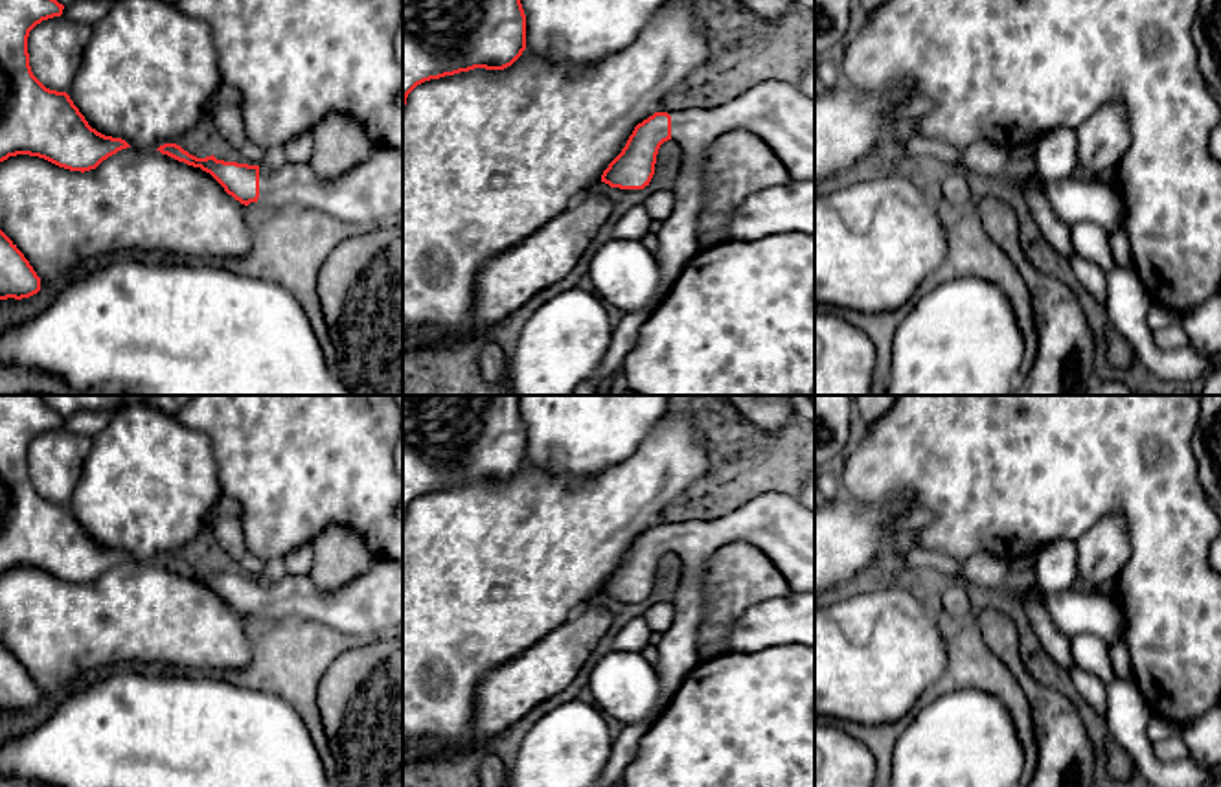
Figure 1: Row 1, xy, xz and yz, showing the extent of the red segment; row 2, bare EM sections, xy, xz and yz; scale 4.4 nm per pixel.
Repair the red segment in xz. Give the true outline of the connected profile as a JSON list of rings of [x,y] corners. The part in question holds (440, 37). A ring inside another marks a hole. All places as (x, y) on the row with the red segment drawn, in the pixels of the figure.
[[[403,0],[403,110],[408,94],[421,83],[469,72],[474,68],[504,70],[511,66],[526,50],[526,15],[520,0]]]

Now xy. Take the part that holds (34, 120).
[[[0,0],[0,162],[29,154],[85,173],[131,145],[92,129],[66,92],[50,90],[33,75],[29,31],[42,20],[61,17],[63,9],[57,0]]]

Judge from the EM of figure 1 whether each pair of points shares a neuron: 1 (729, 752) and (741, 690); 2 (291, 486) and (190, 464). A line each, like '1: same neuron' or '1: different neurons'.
1: same neuron
2: different neurons

